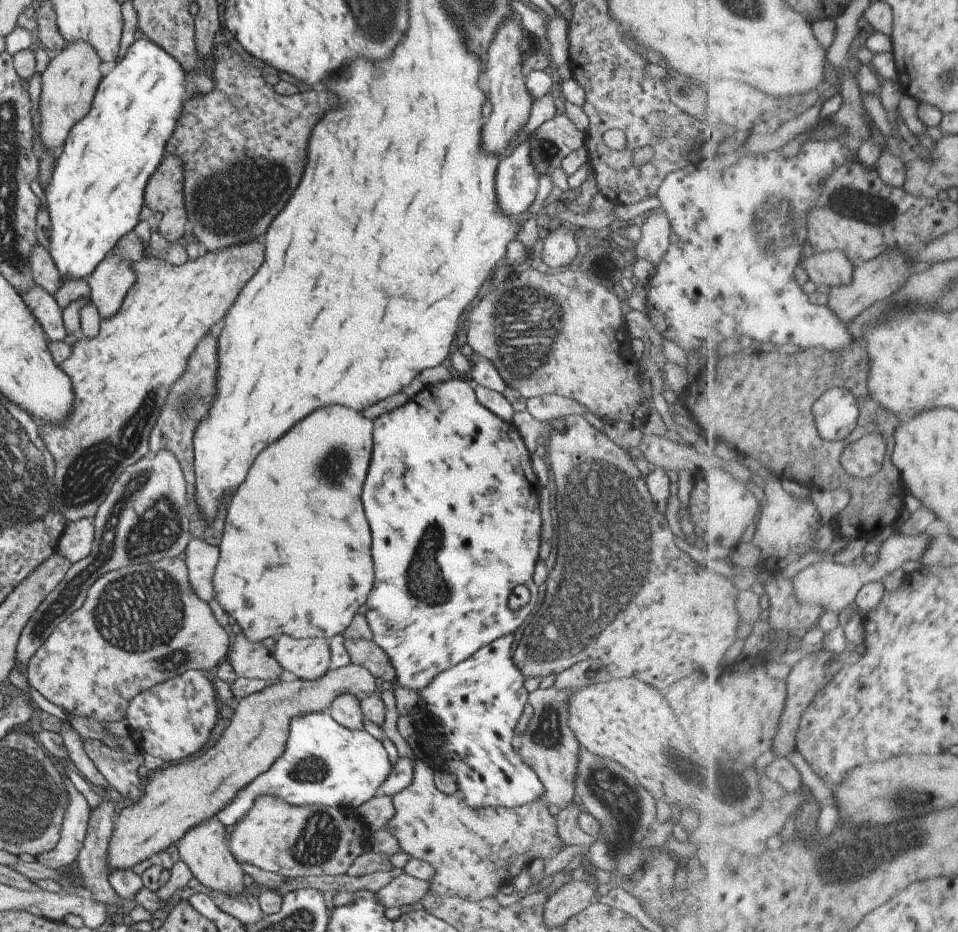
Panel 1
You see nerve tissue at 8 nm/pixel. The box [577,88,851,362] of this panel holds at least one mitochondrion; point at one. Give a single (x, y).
(759, 225)

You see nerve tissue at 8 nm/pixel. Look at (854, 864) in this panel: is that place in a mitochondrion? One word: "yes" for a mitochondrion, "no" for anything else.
yes

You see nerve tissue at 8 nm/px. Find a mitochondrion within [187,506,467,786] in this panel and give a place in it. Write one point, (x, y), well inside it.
(424, 581)

